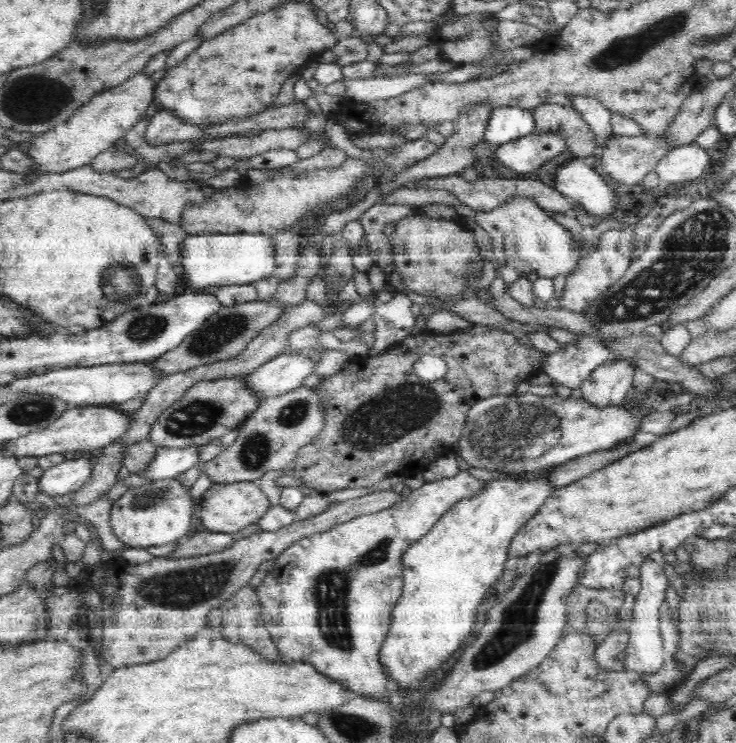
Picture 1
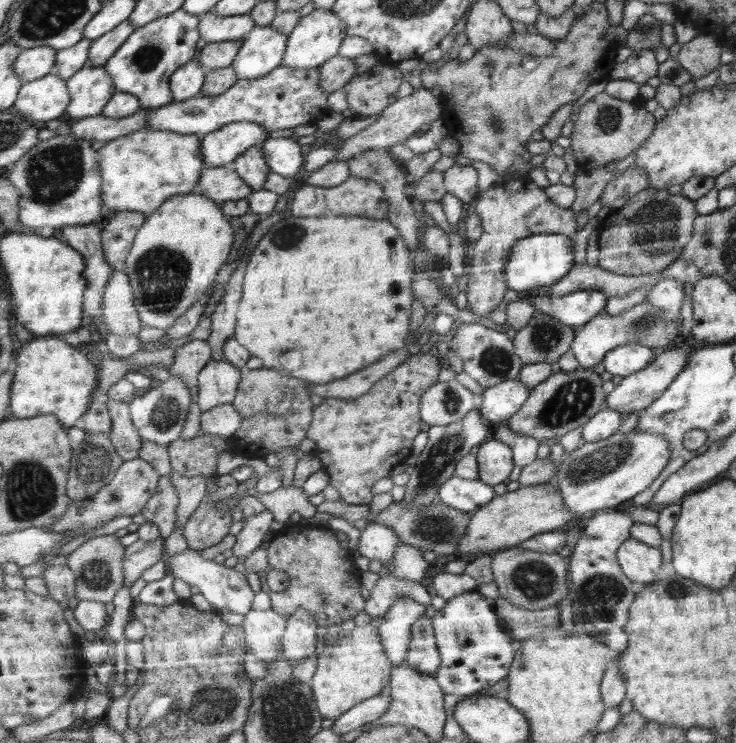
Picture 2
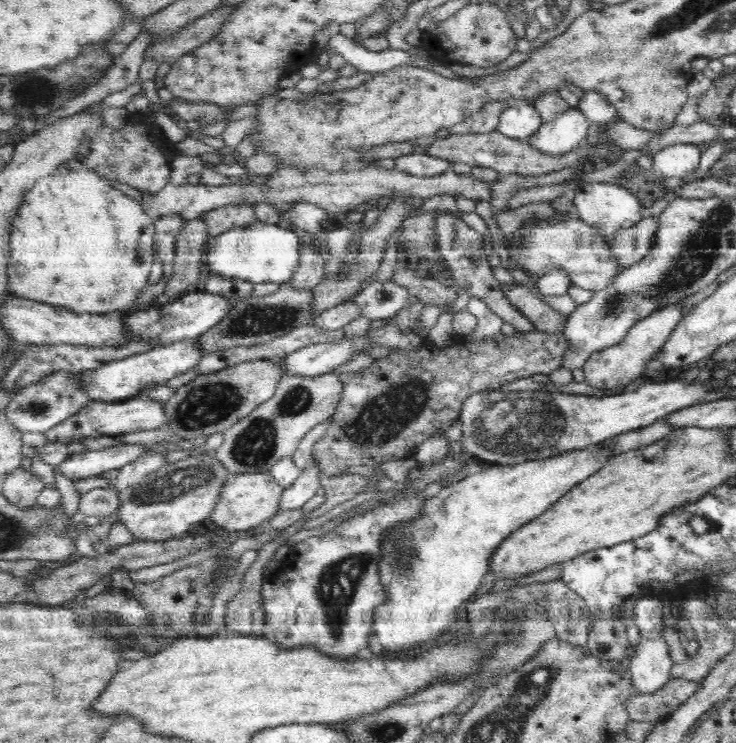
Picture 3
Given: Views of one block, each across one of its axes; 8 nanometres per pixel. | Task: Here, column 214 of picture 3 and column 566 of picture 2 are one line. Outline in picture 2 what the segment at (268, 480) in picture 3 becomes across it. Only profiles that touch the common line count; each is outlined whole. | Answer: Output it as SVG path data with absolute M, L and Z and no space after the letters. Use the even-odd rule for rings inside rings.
M555 482L541 485L520 487L514 492L507 491L495 496L488 504L472 512L470 524L460 539L458 554L462 556L478 556L490 550L498 550L504 546L516 546L528 538L548 532L560 530L560 526L581 517L565 507L563 494Z

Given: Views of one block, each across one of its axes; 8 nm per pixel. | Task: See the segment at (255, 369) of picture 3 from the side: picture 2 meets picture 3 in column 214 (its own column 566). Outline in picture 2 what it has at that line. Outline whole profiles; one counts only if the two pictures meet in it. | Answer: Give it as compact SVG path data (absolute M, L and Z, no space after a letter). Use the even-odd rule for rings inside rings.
M592 369L574 372L552 373L544 382L534 386L522 408L506 420L506 425L516 434L537 438L559 438L570 430L583 426L598 413L606 394L602 392L602 380Z

